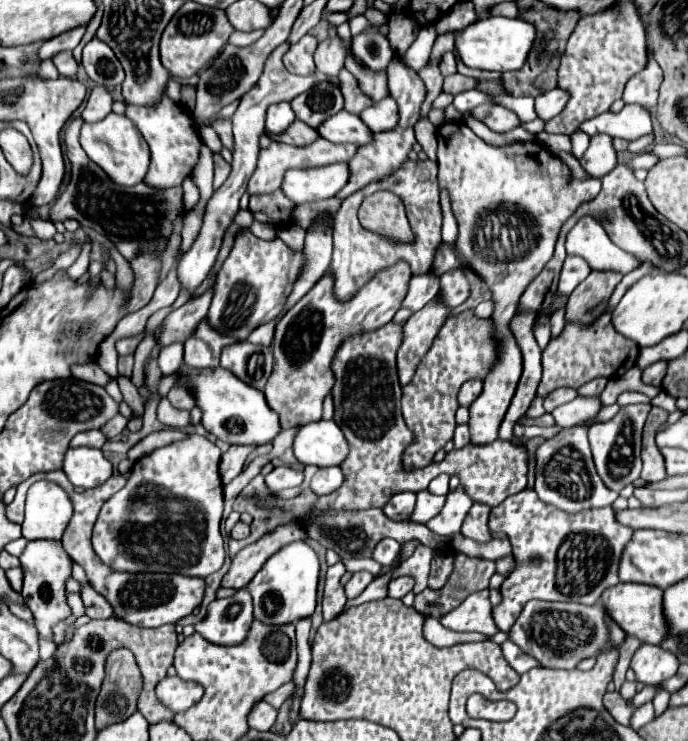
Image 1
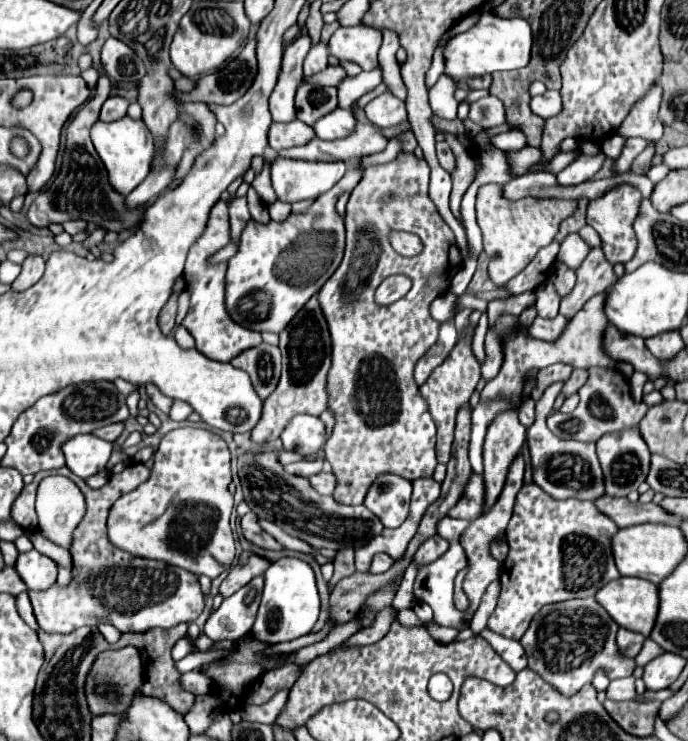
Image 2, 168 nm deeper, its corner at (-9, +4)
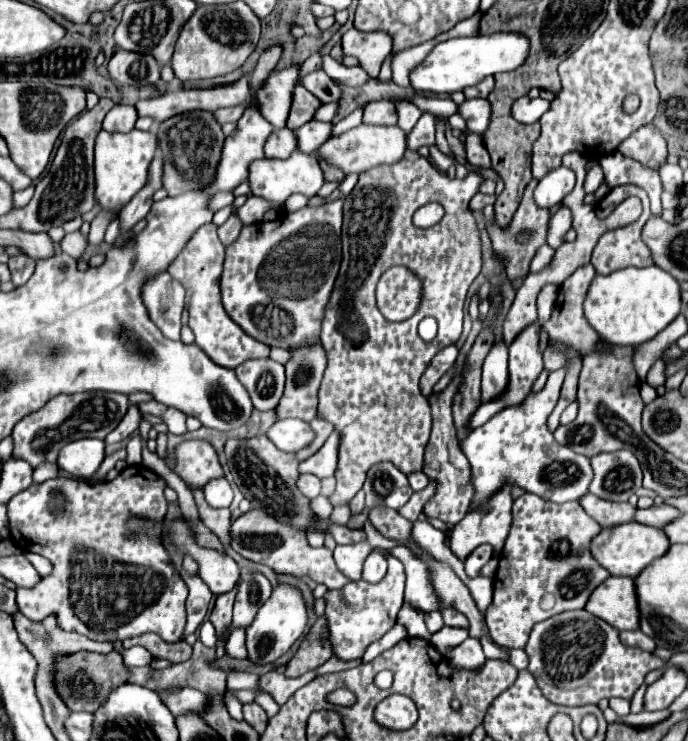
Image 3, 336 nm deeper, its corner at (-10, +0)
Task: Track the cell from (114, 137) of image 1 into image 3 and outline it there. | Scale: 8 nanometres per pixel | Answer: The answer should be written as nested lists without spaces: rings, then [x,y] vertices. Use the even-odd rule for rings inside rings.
[[[134,128],[128,134],[112,134],[106,130],[98,134],[94,150],[94,180],[96,180],[96,202],[104,210],[120,210],[144,186],[156,148],[158,148],[156,136],[150,131]]]

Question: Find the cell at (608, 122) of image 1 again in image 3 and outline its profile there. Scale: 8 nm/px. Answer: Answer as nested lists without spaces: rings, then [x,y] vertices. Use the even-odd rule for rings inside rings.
[[[618,150],[608,154],[608,156],[604,156],[600,160],[600,166],[604,170],[604,184],[608,188],[616,188],[616,186],[628,184],[628,182],[642,186],[648,192],[648,196],[650,196],[652,215],[662,216],[662,184],[660,184],[660,176],[656,172],[644,170],[638,162],[628,160]]]

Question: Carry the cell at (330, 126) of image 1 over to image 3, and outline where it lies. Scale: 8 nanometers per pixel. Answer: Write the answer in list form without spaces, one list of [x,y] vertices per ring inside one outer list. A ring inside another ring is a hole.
[[[310,120],[308,124],[296,128],[294,136],[296,136],[298,150],[306,154],[316,152],[316,148],[330,138],[330,130],[332,130],[330,122],[316,122],[316,120]]]

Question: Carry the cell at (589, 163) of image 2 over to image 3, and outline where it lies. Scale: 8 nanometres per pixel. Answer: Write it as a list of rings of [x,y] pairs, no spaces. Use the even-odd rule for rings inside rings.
[[[560,166],[554,168],[552,172],[548,172],[542,182],[538,182],[536,190],[534,190],[534,200],[540,208],[552,208],[558,206],[562,202],[562,198],[566,194],[570,194],[570,190],[574,188],[576,176],[572,170]]]

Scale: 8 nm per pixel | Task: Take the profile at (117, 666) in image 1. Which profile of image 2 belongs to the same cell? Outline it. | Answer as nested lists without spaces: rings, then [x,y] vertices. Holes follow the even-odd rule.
[[[125,646],[121,650],[103,652],[95,660],[95,664],[91,668],[91,674],[87,678],[87,686],[85,686],[91,712],[95,716],[107,714],[107,712],[125,714],[127,708],[131,706],[131,702],[135,700],[141,684],[143,684],[143,662],[141,662],[141,656],[139,656],[137,648]]]

